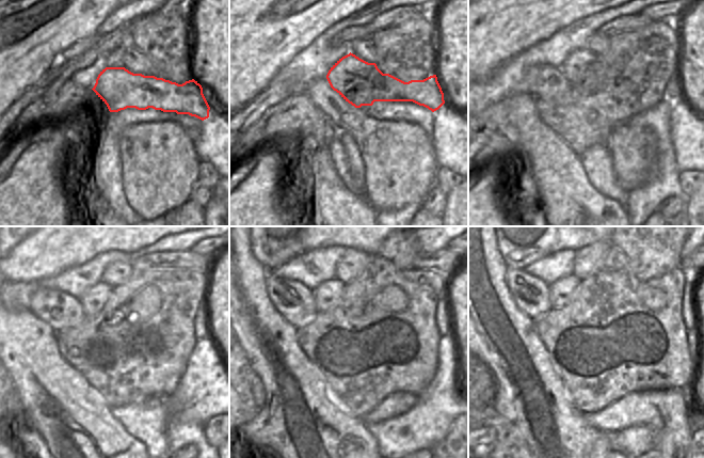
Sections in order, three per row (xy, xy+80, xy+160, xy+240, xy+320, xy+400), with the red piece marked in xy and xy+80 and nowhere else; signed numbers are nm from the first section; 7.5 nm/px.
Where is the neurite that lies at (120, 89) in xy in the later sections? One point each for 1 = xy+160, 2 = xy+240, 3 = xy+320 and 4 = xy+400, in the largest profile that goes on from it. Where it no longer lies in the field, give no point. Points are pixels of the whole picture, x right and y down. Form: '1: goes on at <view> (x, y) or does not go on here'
1: goes on at xy+160 (584, 68)
2: goes on at xy+240 (93, 301)
3: goes on at xy+320 (328, 294)
4: goes on at xy+400 (561, 290)

